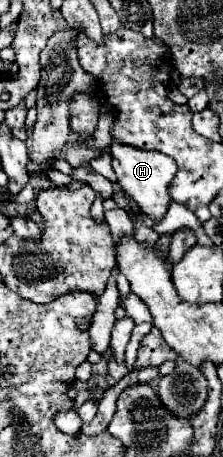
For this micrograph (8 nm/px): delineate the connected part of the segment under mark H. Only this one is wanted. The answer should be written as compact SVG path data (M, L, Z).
M112 143L112 167L116 171L118 183L124 189L126 195L130 195L140 211L150 217L154 223L160 223L172 203L168 187L176 175L176 163L174 159L170 159L168 155L162 155L158 151L142 151L136 147L128 147L128 145L120 145L120 143Z

